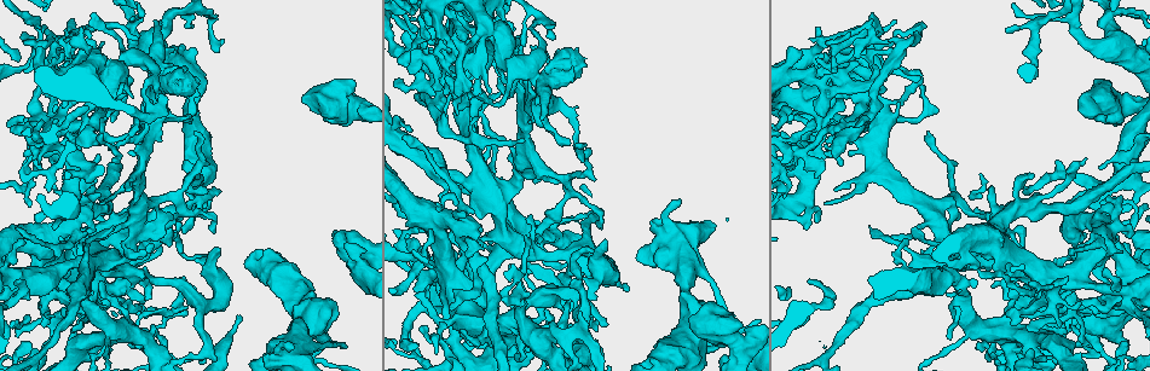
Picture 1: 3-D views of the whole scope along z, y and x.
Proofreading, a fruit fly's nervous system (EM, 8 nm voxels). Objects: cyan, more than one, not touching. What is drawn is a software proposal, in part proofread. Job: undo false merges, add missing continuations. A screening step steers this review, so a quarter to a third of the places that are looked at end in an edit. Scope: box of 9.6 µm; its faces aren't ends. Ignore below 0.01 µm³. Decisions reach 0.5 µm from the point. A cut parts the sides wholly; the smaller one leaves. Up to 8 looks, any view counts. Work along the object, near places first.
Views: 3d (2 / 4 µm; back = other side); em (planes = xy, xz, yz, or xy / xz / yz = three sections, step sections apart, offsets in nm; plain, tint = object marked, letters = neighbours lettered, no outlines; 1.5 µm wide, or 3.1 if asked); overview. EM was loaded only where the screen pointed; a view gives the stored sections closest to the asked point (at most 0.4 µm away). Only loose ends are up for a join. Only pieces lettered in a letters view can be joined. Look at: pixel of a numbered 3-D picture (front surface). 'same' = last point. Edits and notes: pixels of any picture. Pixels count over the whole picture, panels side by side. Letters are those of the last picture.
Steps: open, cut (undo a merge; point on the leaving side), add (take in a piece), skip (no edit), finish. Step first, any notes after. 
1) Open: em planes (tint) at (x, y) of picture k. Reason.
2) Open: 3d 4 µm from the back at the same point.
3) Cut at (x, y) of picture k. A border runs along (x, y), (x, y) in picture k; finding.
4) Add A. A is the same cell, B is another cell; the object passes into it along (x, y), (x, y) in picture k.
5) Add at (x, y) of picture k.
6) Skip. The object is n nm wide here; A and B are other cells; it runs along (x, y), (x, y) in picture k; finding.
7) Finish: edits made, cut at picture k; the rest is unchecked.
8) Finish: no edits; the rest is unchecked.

Open: em planes (letters) at (921, 115) of picture 1. Abrupt turn.

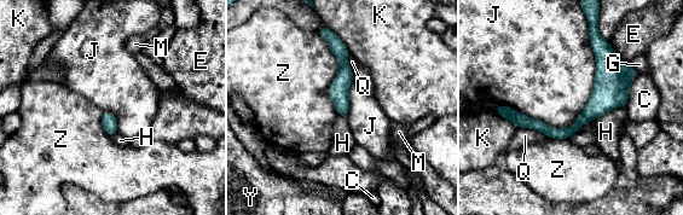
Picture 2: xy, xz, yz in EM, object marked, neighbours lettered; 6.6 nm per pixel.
Skip. C, E, G, H, J, K, M, Q, Y and Z are other cells; a border runs along (589, 23), (520, 114) in picture 2; continuous, no second neuron.

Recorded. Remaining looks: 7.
Open: em planes (letters) at (480, 60) of picture 1. Touches itself.

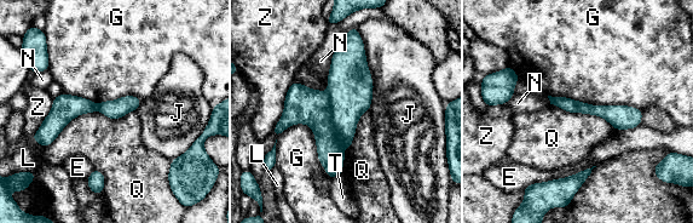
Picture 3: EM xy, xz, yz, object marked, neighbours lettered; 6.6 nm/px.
Skip. E, G, J, L, N, Q, T and Z are other cells; it runs along (352, 36), (330, 173) in picture 3; all the same neuron.

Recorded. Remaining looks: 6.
Open: em xz step 4 (letters) at (1068, 253) of picture 1. Free end.

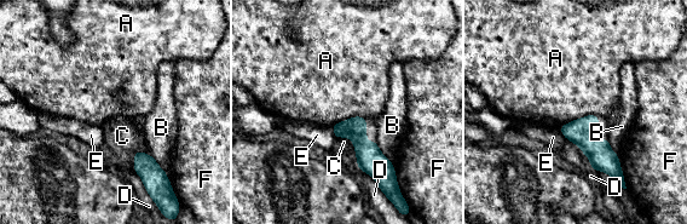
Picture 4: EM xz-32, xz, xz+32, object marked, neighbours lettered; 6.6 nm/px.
Open: em planes (letters) at the same point.

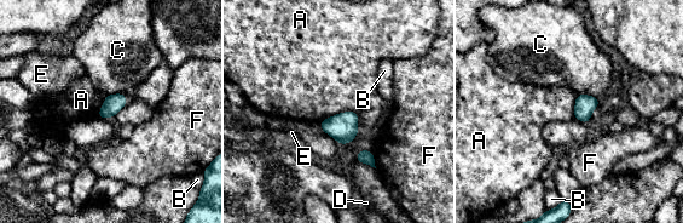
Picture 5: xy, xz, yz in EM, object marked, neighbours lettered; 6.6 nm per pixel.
Skip. A, B, C, D, E and F are other cells; none of them fits.

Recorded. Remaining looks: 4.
Finish: no edits; the rest is unchecked.

